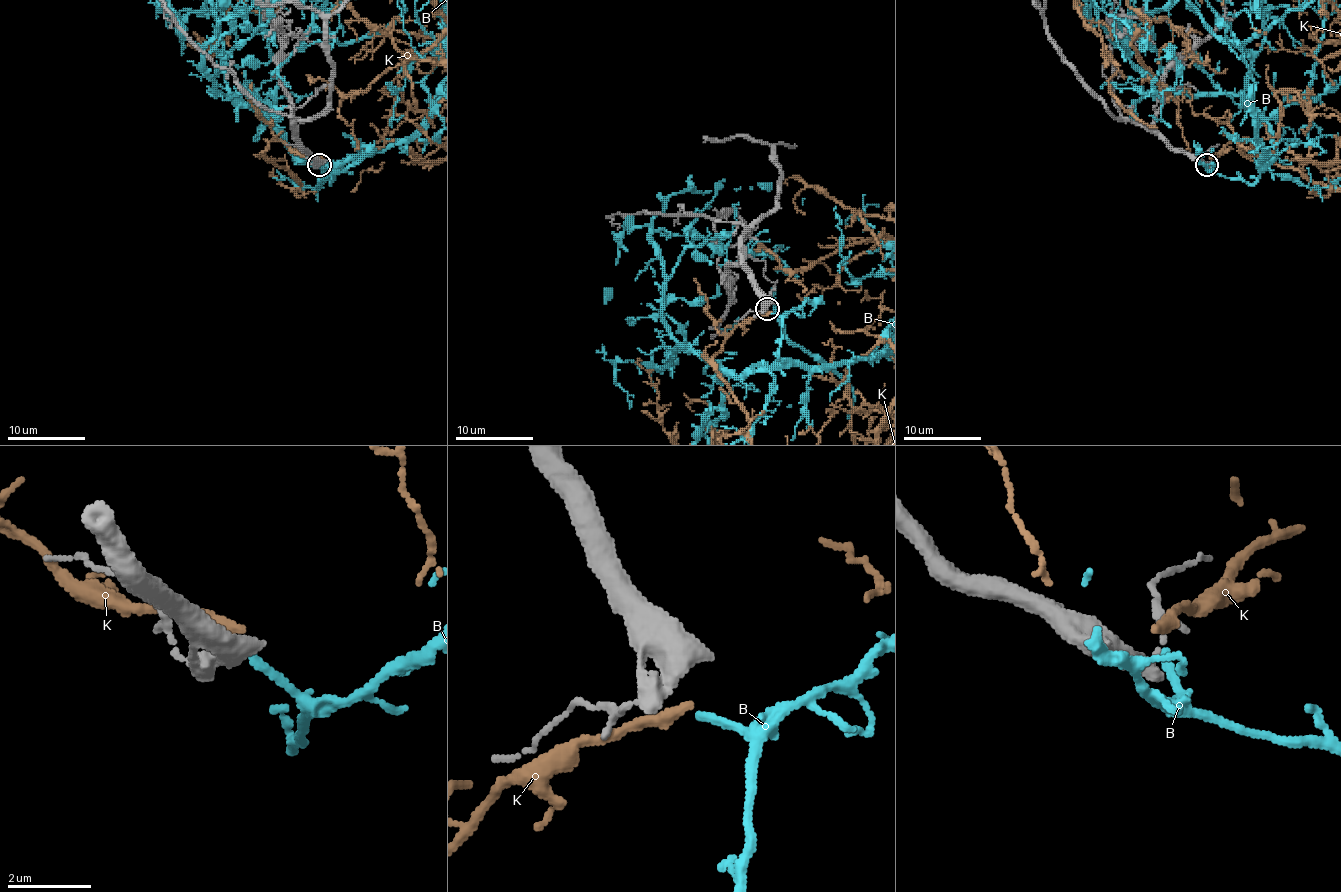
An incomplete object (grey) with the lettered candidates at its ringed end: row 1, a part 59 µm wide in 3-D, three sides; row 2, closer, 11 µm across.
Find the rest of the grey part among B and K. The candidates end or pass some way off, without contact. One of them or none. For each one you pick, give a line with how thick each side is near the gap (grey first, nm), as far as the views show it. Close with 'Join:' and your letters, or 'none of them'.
Join: none of them

